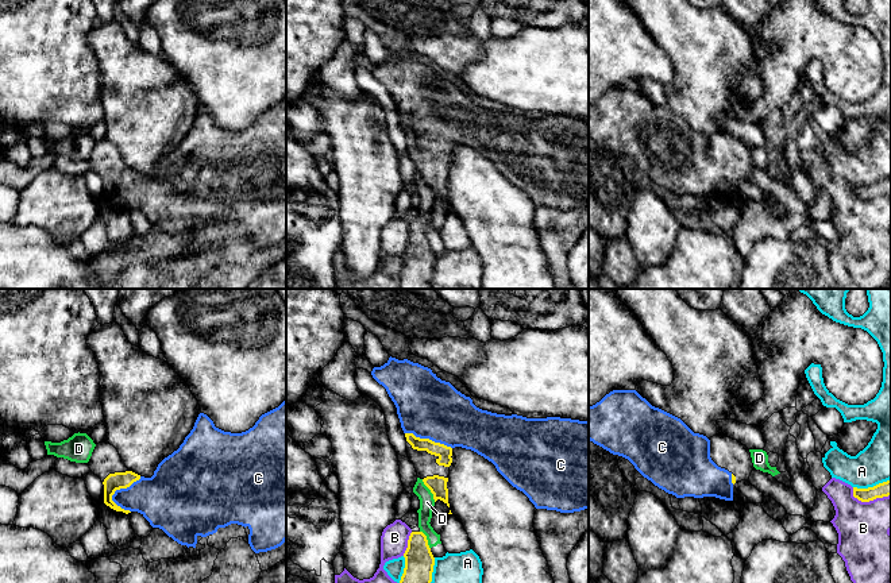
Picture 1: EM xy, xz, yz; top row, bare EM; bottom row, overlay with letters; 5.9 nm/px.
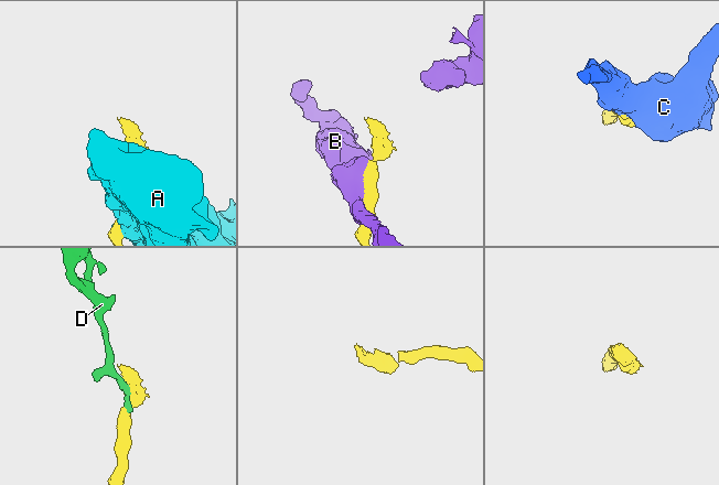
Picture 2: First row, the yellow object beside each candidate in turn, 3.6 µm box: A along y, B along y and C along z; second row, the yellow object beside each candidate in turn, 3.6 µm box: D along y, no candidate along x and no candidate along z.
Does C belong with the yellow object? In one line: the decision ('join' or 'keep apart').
join

